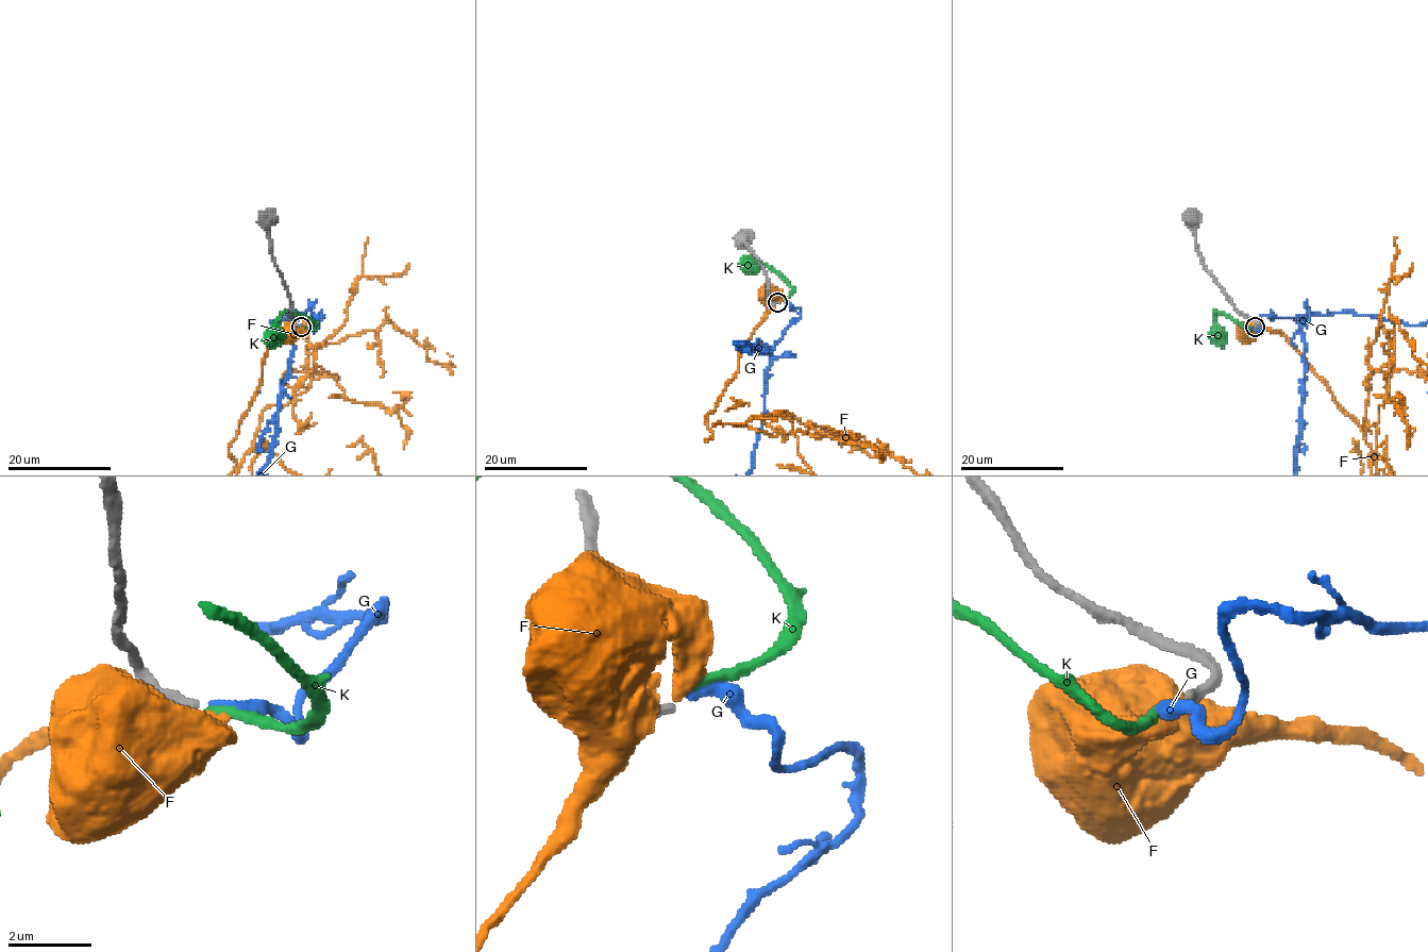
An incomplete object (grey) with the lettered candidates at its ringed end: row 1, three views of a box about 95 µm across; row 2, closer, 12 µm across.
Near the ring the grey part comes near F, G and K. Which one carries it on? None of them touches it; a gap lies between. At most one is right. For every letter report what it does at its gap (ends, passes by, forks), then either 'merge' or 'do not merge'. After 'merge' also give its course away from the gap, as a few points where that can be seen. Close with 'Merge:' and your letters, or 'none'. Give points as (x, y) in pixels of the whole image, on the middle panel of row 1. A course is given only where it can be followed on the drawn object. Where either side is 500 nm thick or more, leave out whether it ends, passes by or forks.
F: it ends there; do not merge
G: it ends there; merge
K: it ends there; do not merge
Merge: G

